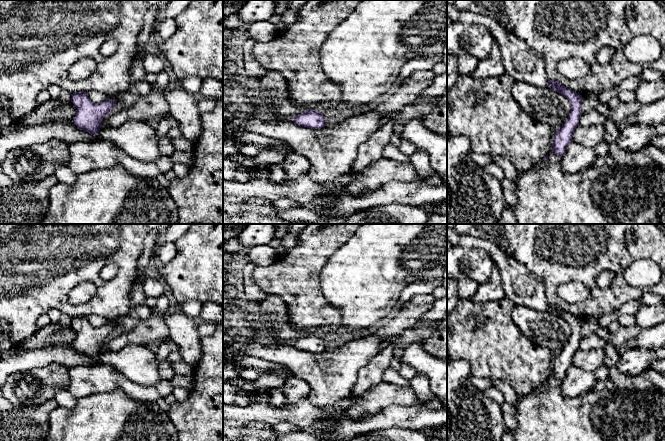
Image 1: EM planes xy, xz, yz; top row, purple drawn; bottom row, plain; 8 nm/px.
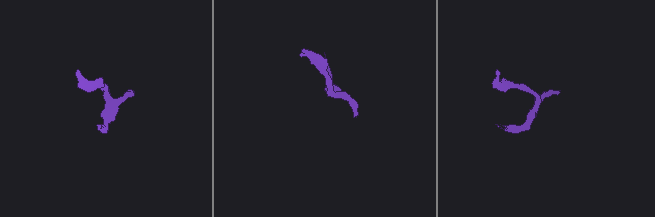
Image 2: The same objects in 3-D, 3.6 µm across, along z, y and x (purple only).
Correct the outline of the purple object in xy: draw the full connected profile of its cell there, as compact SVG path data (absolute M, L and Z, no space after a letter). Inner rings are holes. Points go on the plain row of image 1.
M76 316L72 318L71 326L77 332L74 348L79 353L95 360L103 350L101 344L111 337L116 323L107 323L96 328L90 325L86 316Z

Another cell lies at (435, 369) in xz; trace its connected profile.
M422 344L406 347L400 361L414 368L417 374L425 375L431 391L447 405L447 362L431 356Z

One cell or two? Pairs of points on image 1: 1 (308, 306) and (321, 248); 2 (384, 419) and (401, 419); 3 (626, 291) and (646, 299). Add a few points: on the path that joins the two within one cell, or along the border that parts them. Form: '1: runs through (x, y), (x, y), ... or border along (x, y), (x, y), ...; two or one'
1: runs through (308, 292), (308, 262); one
2: runs through (388, 419), (397, 419); one
3: border along (654, 293), (645, 292), (637, 299); two

